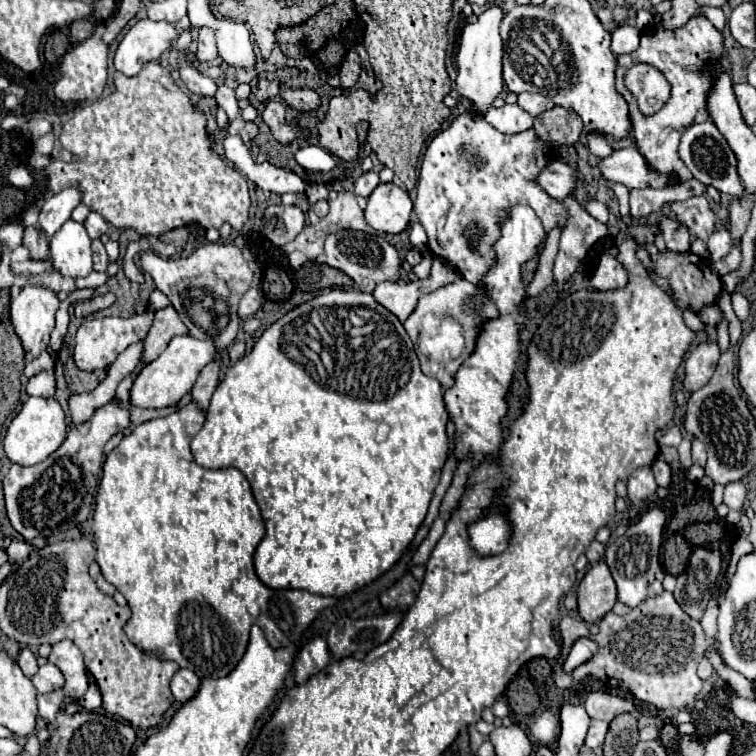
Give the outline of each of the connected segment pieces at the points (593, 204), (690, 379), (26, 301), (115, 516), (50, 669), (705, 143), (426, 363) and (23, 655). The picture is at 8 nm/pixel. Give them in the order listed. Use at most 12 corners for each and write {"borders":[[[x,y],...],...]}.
{"borders":[[[591,200],[587,210],[595,220],[607,224],[607,206]],[[717,342],[697,344],[685,360],[683,388],[705,386],[717,368]],[[27,284],[11,300],[11,324],[27,362],[49,346],[61,300]],[[193,402],[107,456],[95,562],[141,650],[223,678],[343,598],[271,590]],[[51,662],[39,666],[33,686],[39,694],[63,686],[61,670]],[[711,120],[683,132],[693,178],[741,194],[737,158]],[[459,278],[403,326],[423,372],[447,390],[499,310]],[[29,648],[19,652],[17,664],[27,678],[37,670],[37,658]]]}

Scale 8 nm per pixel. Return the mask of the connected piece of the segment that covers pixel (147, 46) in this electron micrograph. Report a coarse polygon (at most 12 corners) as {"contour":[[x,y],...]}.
{"contour":[[139,20],[113,60],[125,76],[159,60],[179,32],[171,22]]}

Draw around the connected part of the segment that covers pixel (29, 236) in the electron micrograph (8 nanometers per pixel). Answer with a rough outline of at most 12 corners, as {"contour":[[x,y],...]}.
{"contour":[[37,226],[25,228],[31,258],[49,256],[49,238]]}

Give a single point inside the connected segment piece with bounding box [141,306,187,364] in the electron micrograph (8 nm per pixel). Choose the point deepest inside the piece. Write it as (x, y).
(166, 325)

